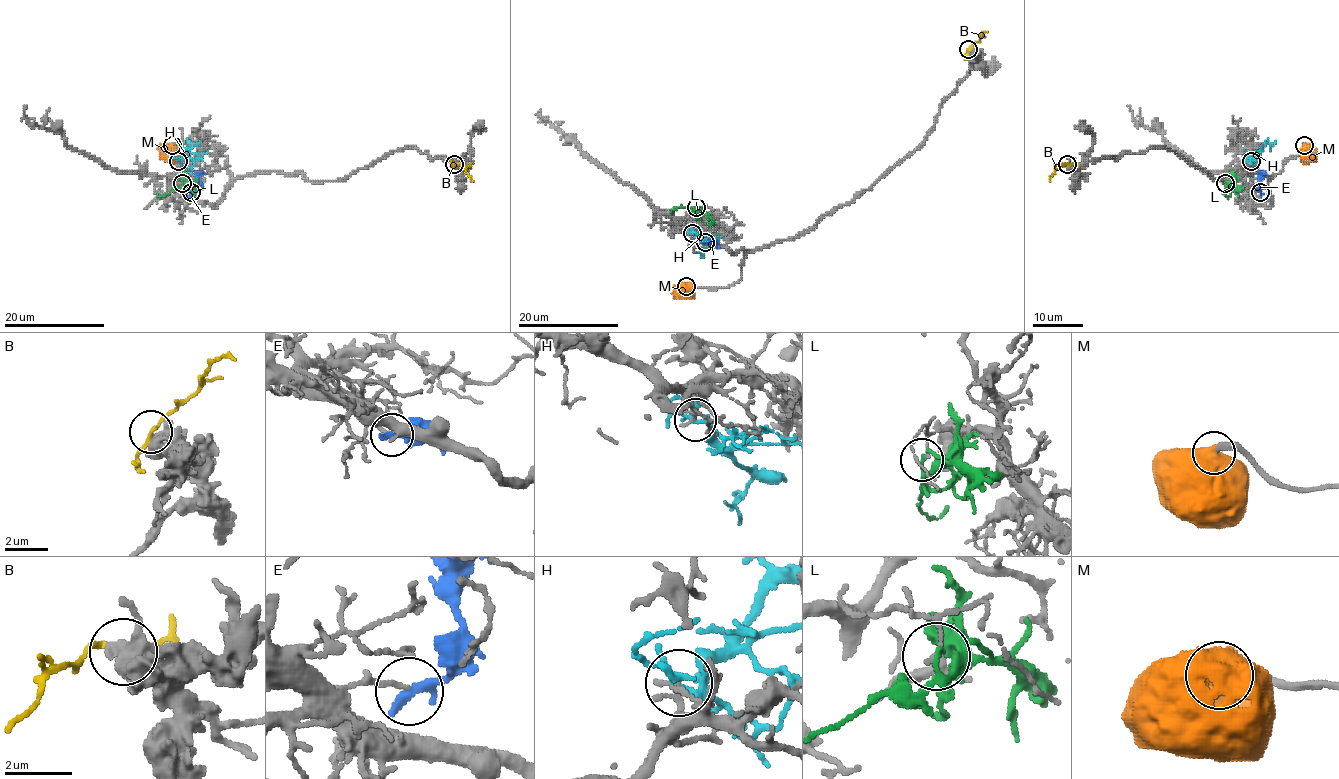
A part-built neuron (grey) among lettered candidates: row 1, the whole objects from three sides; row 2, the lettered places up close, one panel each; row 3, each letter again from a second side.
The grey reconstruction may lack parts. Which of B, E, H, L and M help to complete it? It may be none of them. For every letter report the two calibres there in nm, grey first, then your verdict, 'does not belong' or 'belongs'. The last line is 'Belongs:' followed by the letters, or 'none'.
B: 400 nm thick on the grey side, 160 nm on the other; does not belong
E: 120 nm thick on the grey side, 320 nm on the other; does not belong
H: 170 nm thick on the grey side, 180 nm on the other; does not belong
L: 140 nm thick on the grey side, 150 nm on the other; does not belong
M: 260 nm thick on the grey side, 650 nm on the other; belongs
Belongs: M

